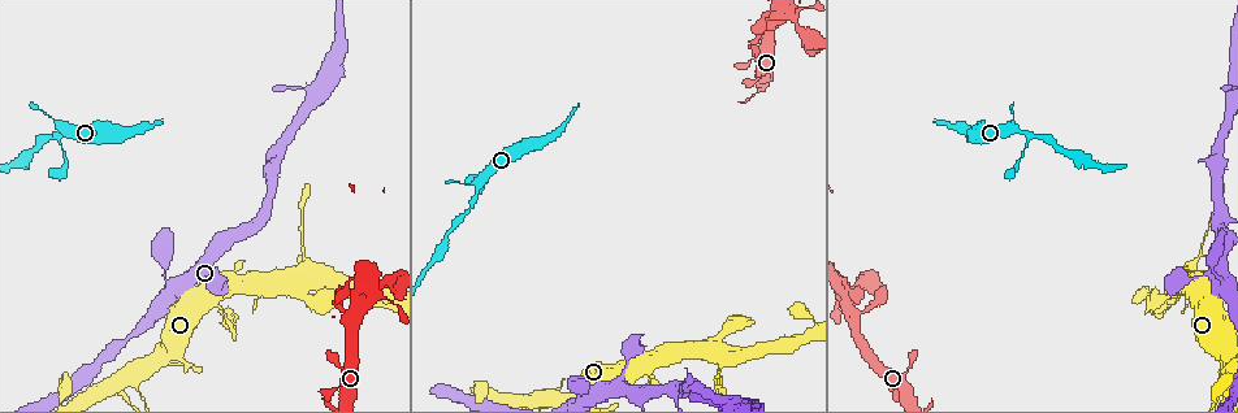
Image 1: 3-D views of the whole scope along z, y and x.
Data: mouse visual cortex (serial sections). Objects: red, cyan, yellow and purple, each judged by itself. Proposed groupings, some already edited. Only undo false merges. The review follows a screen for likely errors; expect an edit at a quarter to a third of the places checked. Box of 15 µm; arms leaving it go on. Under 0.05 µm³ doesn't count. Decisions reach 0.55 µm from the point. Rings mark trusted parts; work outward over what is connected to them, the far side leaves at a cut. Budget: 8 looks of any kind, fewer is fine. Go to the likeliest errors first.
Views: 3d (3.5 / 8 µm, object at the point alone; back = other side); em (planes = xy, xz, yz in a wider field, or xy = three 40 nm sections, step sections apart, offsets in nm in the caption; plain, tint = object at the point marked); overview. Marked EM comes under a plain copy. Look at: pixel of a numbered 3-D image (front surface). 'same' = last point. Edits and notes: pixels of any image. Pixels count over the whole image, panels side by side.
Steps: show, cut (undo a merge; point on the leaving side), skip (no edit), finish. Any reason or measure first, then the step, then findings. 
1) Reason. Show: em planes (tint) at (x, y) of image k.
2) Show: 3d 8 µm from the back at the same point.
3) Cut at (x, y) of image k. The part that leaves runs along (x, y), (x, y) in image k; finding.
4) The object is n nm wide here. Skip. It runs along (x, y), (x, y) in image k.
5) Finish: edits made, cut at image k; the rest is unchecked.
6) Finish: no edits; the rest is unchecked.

Small branch off a trunk. Show: 3d 3.5 µm from the back at (476, 198) of image 1.

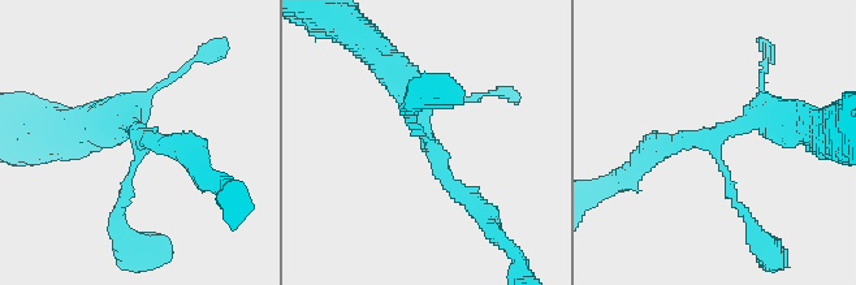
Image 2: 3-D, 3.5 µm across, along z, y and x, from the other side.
3 arms meet here; the arms are 100, 250, 450 nm wide. Show: em xy step 5 (tint) at (707, 142) of image 2.

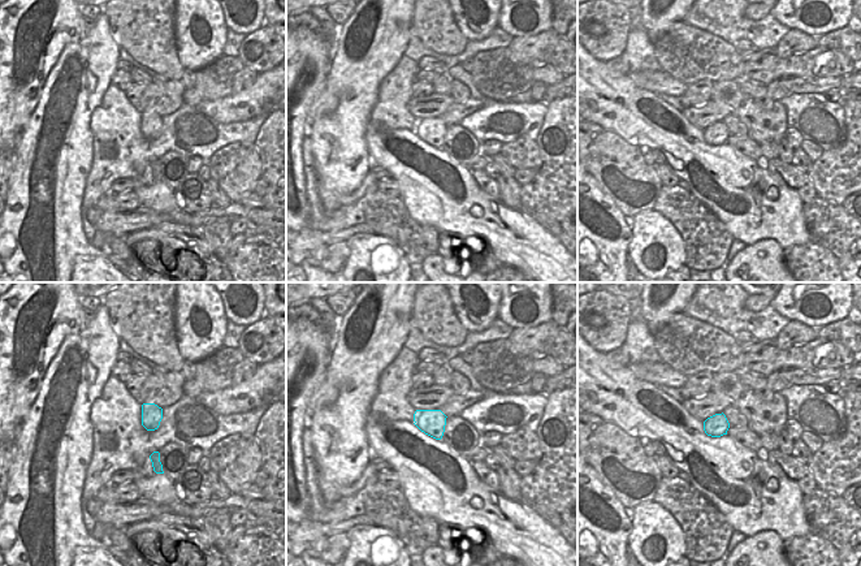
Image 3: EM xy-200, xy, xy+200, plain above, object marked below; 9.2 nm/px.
Skip. All the same cell.

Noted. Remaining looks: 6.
Calibre changes. Show: 3d 3.5 µm at (1197, 259) of image 1.

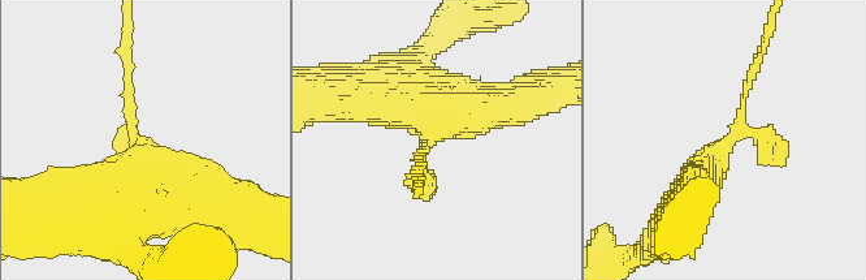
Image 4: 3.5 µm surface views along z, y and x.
Show: em xy step 3 (tint) at (426, 144) of image 4.

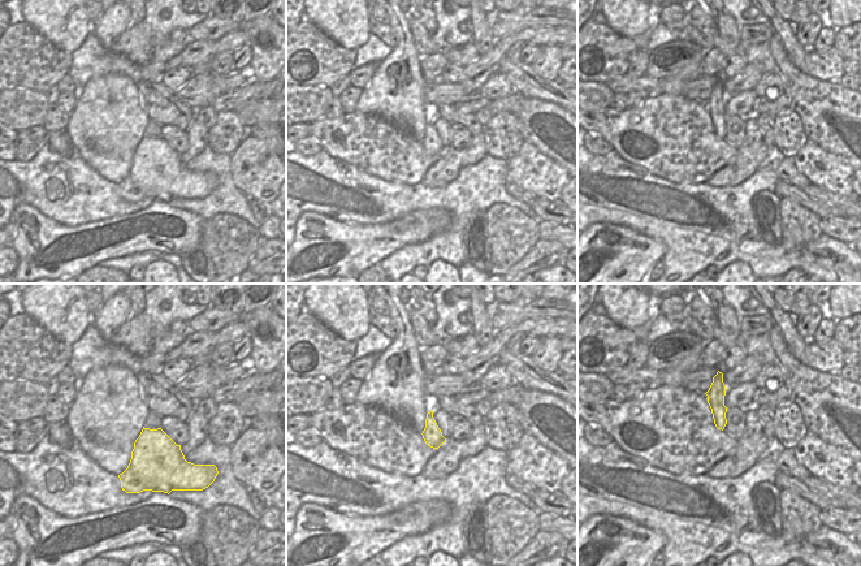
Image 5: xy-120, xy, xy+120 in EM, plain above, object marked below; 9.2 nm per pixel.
Skip. Continuous, no second cell.

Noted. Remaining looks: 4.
Show: 3d 3.5 µm at (804, 41) of image 1.

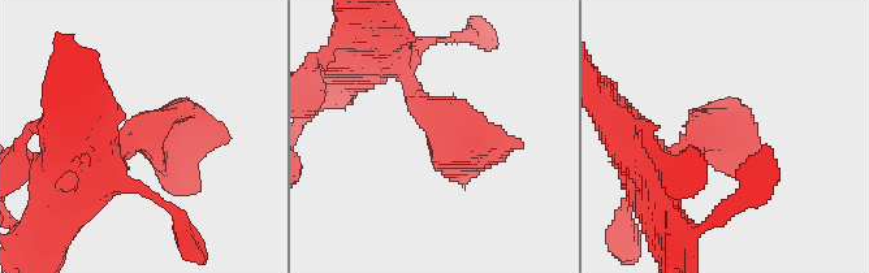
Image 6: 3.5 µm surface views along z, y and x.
Need the tissue. Show: em xy step 3 (tint) at (152, 137) of image 6.

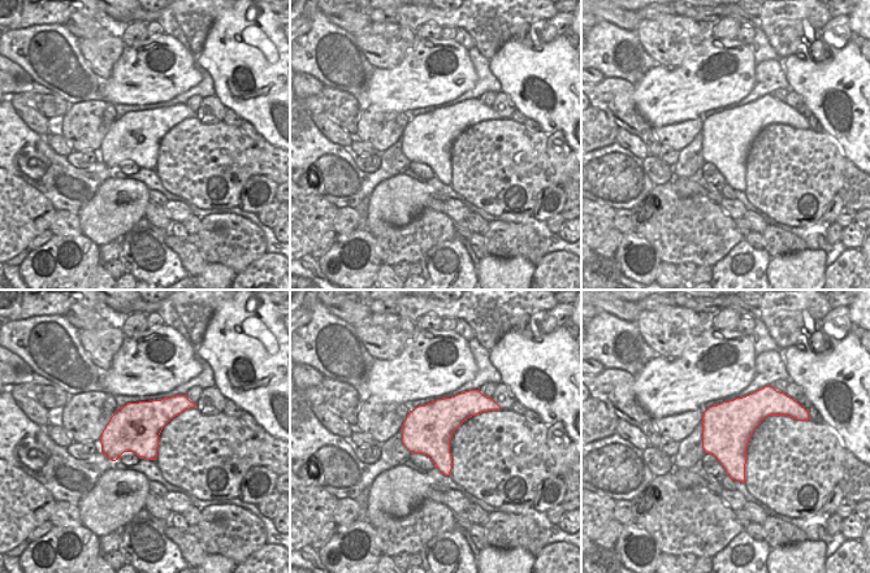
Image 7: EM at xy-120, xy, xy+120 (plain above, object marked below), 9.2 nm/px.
Skip. It runs along (402, 73), (454, 156), (491, 164) in image 6; continuous, no second cell.

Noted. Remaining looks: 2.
Finish: no edits; the rest is unchecked.

